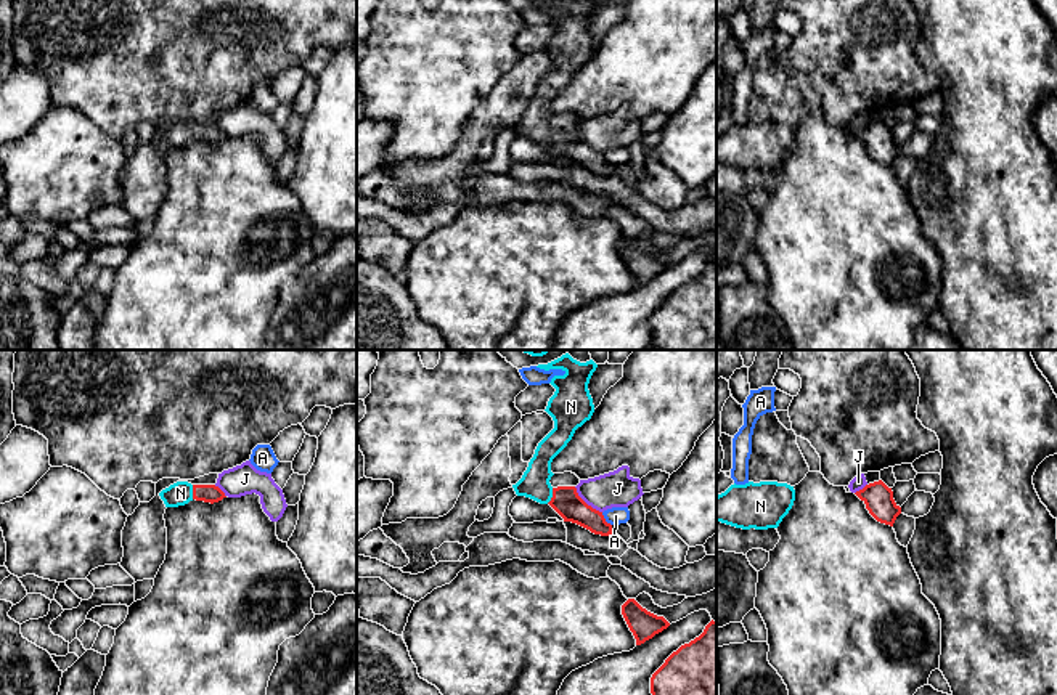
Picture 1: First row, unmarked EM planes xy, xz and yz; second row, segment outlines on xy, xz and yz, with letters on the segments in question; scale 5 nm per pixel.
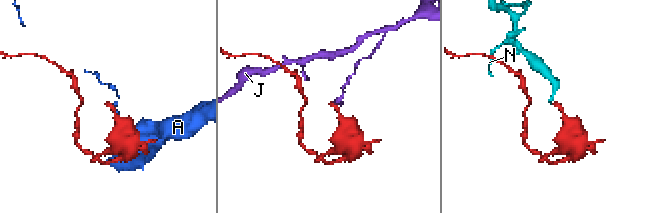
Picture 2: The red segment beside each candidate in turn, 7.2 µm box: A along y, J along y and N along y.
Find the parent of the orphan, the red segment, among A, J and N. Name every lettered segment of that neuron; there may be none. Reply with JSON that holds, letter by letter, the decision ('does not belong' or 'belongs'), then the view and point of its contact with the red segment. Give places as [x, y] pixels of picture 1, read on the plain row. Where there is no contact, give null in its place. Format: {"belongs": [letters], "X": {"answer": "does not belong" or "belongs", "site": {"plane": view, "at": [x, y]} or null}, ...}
{"belongs": ["N"], "A": {"answer": "does not belong", "site": {"plane": "xz", "at": [604, 159]}}, "J": {"answer": "does not belong", "site": {"plane": "xz", "at": [585, 143]}}, "N": {"answer": "belongs", "site": {"plane": "xz", "at": [553, 137]}}}

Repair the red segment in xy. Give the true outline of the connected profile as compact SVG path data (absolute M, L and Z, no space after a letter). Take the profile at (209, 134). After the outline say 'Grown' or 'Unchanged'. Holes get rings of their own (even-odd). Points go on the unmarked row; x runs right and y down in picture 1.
M177 122L159 133L165 148L185 146L190 141L218 143L225 133L215 125L191 125L188 122Z. Grown

